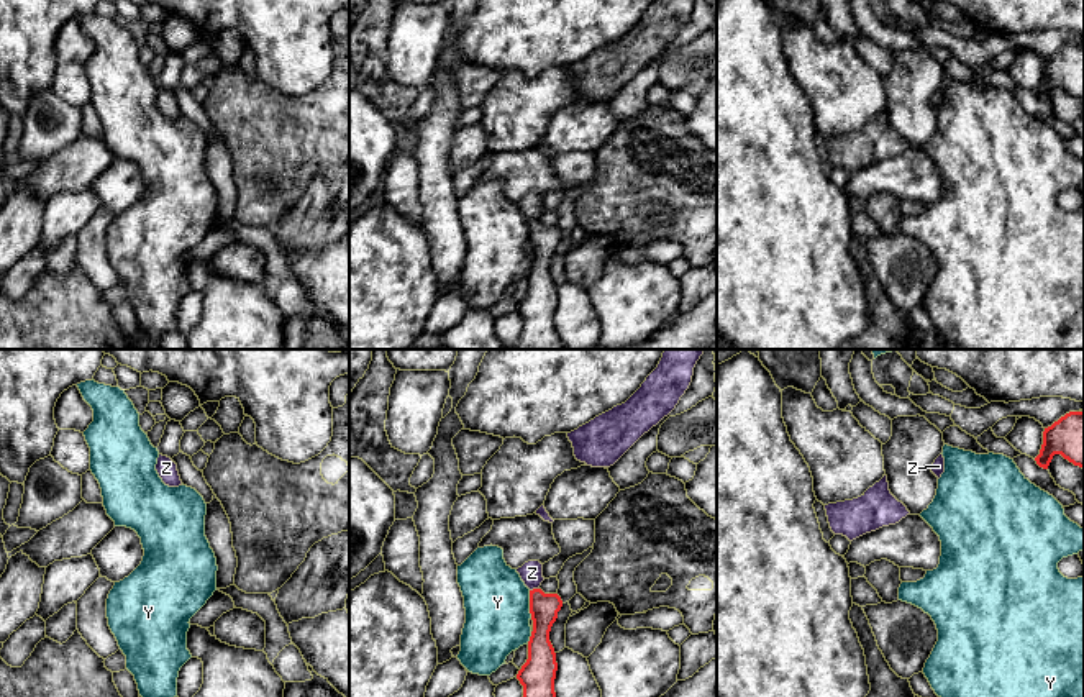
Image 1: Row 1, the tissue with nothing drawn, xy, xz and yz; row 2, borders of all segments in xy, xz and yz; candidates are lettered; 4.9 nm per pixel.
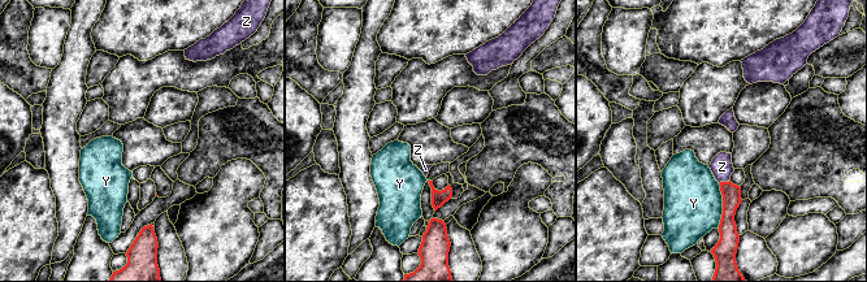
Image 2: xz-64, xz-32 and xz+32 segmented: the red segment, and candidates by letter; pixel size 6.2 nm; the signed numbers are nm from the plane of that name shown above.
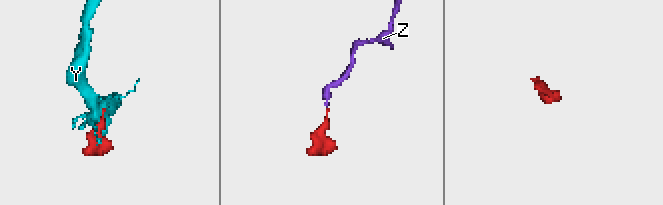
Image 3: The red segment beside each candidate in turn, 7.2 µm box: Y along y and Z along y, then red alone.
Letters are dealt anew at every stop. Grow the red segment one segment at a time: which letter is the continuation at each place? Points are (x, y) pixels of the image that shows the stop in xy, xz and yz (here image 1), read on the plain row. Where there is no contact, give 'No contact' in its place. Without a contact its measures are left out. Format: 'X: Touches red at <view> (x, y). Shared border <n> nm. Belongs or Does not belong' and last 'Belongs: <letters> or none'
Y: Touches red at xz (530, 236). Shared border 140 nm. Does not belong
Z: Touches red at xz (533, 222). Shared border 50 nm. Belongs
Belongs: Z

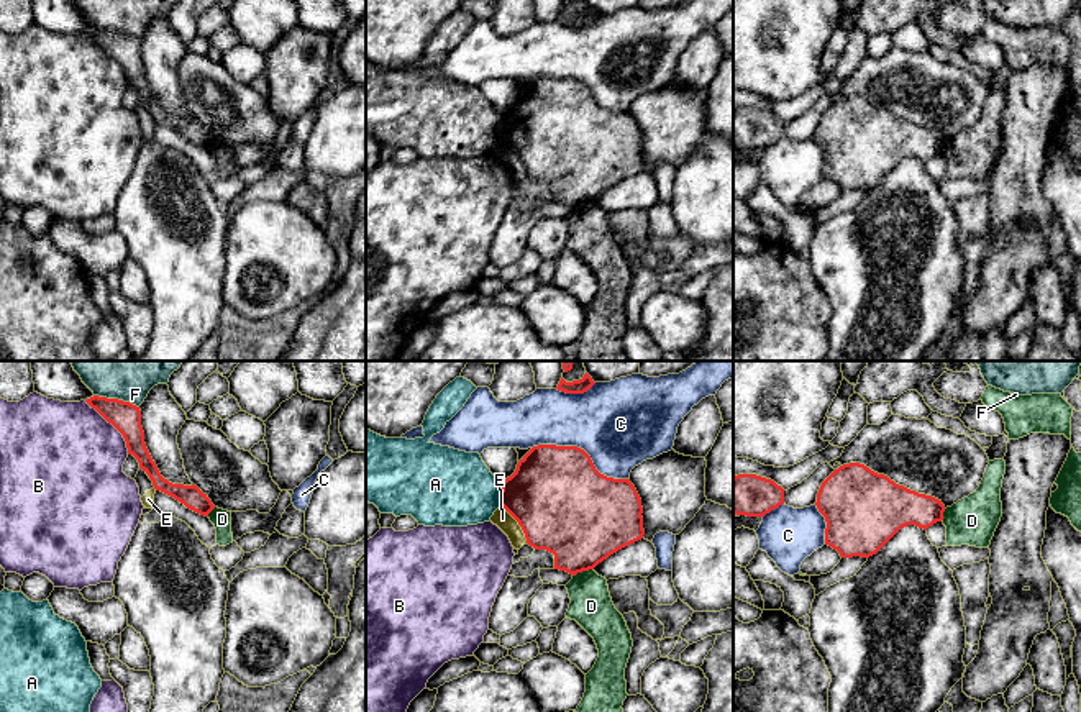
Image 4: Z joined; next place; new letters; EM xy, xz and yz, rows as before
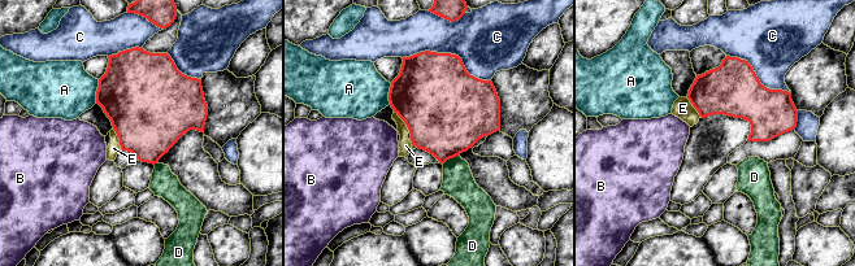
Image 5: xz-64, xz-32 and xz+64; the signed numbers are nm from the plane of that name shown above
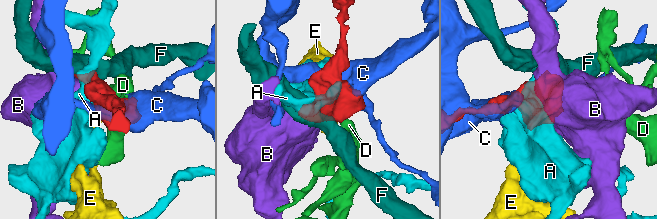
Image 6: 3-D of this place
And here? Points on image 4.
A: Touches red at xz (501, 125). Shared border 120 nm. Does not belong
B: Touches red at xy (112, 56). Shared border 340 nm. Does not belong
C: Touches red at xz (583, 82). Shared border 500 nm. Does not belong
D: Touches red at xz (583, 202). Shared border 110 nm. Does not belong
E: Touches red at xz (517, 153). Shared border 220 nm. Does not belong
F: Touches red at xy (117, 31). Shared border 240 nm. Does not belong
Belongs: none

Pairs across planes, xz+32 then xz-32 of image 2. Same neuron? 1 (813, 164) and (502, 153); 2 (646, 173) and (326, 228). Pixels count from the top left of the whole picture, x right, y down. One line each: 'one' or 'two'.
1: one
2: two

